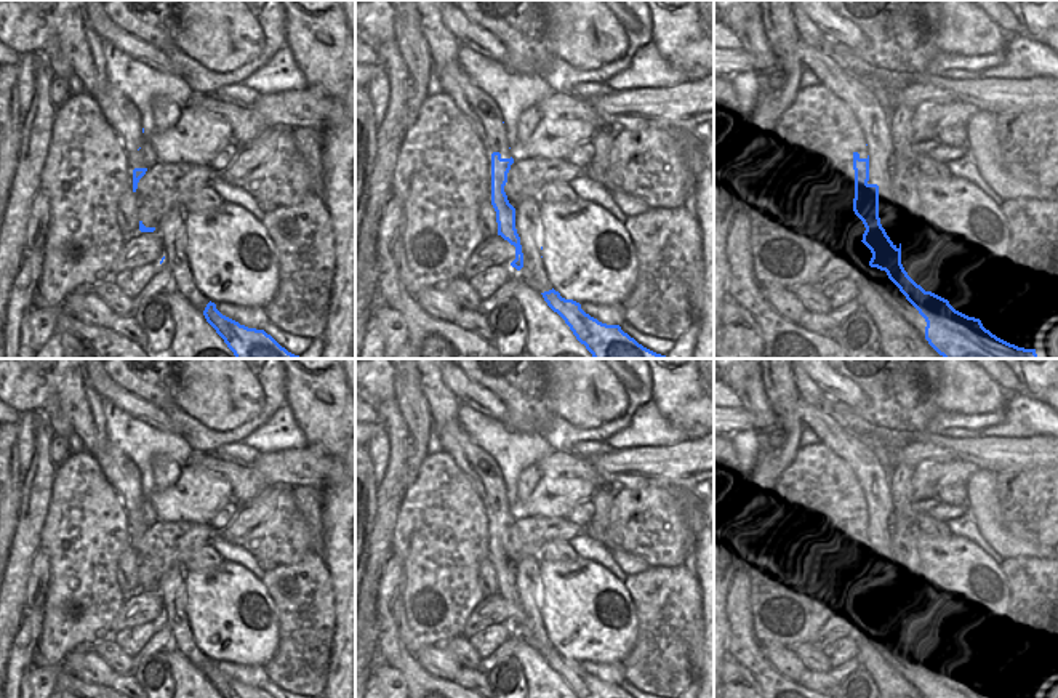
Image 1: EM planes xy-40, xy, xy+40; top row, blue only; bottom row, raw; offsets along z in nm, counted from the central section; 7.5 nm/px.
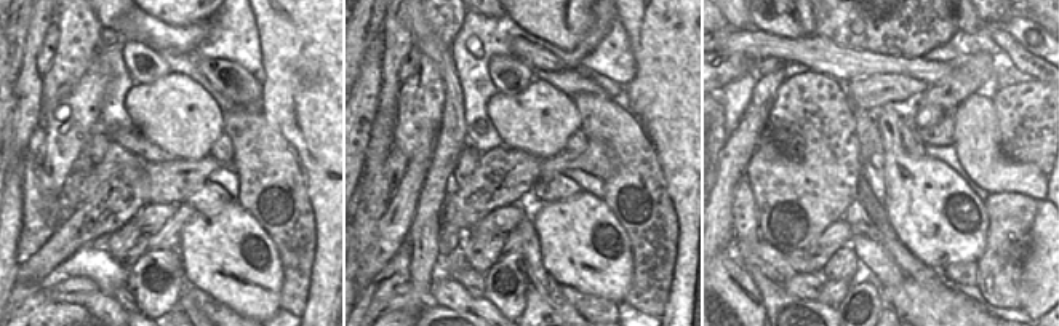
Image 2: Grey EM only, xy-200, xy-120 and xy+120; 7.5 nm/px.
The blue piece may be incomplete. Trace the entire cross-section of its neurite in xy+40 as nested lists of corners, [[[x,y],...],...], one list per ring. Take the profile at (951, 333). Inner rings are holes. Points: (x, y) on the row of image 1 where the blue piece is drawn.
[[[852,120],[847,138],[853,152],[855,199],[853,211],[866,231],[863,243],[871,250],[871,267],[885,271],[906,299],[925,319],[925,339],[944,359],[1039,359],[1036,349],[1010,344],[989,330],[980,319],[956,311],[948,299],[925,291],[901,264],[901,243],[896,247],[879,218],[879,186],[869,184],[869,155],[858,120]]]

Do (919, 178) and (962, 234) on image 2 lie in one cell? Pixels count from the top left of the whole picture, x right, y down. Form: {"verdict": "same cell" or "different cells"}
{"verdict": "same cell"}

